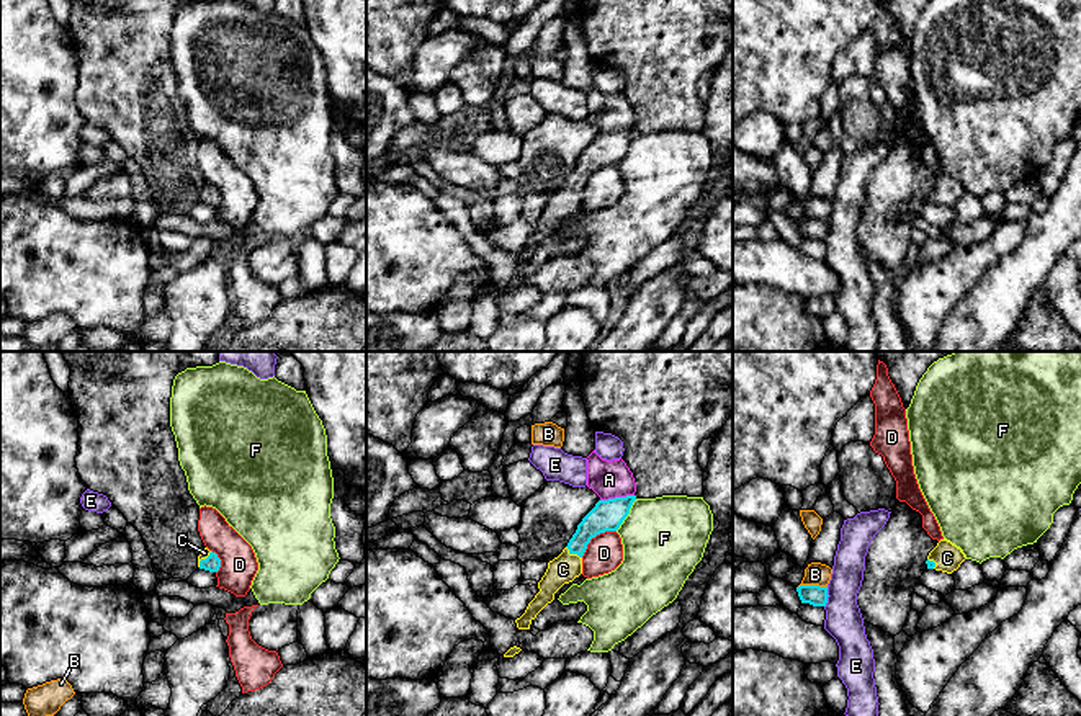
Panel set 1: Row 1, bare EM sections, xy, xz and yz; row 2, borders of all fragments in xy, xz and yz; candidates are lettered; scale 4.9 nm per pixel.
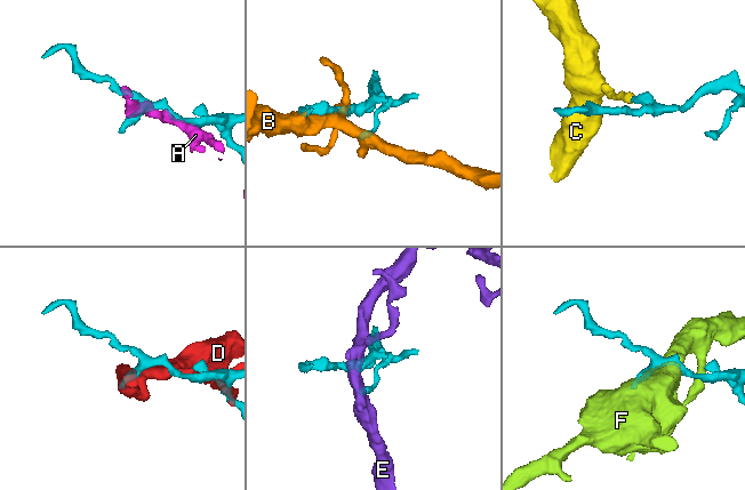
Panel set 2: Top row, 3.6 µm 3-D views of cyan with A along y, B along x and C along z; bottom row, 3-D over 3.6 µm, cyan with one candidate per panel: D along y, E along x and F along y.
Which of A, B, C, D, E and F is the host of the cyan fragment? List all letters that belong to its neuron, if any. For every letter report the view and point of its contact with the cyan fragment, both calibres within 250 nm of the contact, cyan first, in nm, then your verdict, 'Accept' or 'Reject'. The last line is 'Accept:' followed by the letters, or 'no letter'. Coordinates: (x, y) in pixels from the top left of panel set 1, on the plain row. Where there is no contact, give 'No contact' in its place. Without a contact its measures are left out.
A: Touches cyan at xz (617, 131). Thickness 160 nm (cyan) against 190 nm. Reject
B: Touches cyan at yz (811, 219). Thickness 100 nm (cyan) against 110 nm. Reject
C: Touches cyan at xz (573, 187). Thickness 160 nm (cyan) against 140 nm. Accept
D: Touches cyan at xz (594, 170). Thickness 160 nm (cyan) against 180 nm. Reject
E: Touches cyan at yz (828, 229). Thickness 100 nm (cyan) against 180 nm. Reject
F: Touches cyan at xz (627, 149). Thickness 160 nm (cyan) against 400 nm. Reject
Accept: C

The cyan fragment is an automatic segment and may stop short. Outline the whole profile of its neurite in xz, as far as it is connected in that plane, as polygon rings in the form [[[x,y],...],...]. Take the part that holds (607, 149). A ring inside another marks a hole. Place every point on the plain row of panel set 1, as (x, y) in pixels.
[[[636,129],[599,134],[577,159],[563,186],[548,196],[548,203],[538,216],[540,226],[528,237],[525,247],[515,253],[518,263],[530,263],[536,248],[554,234],[554,227],[582,208],[582,190],[592,172],[605,165],[617,165],[628,150]]]

